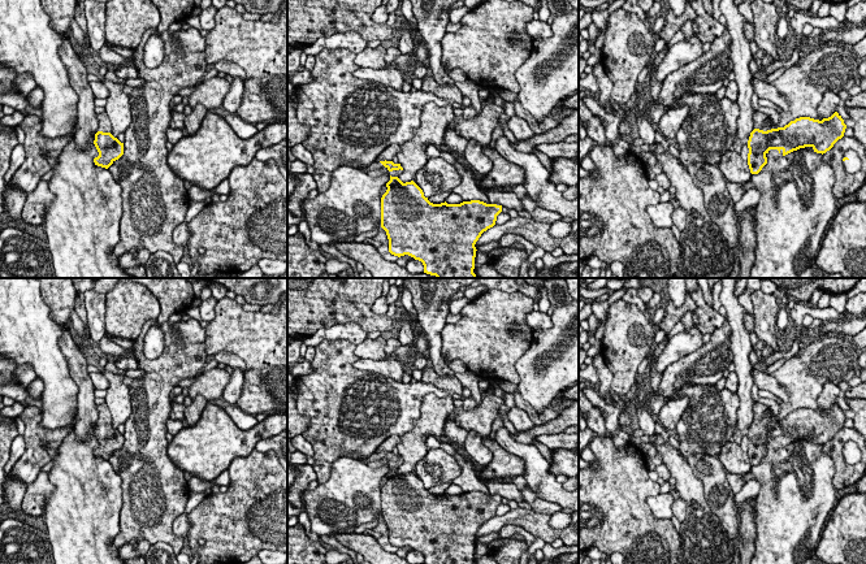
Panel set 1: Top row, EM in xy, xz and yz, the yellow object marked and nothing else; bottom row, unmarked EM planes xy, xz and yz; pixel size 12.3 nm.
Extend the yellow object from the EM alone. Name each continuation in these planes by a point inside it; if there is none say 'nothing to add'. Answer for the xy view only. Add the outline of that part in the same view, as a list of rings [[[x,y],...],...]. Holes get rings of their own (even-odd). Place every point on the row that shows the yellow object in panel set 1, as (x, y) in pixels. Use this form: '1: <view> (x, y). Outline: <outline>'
1: xy (104, 124). Outline: [[[96,113],[96,118],[99,121],[99,131],[111,133],[111,121],[107,113]]]

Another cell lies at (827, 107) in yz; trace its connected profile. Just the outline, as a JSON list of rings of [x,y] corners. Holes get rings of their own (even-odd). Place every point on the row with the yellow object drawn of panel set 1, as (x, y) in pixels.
[[[826,91],[820,104],[817,107],[817,112],[823,117],[828,118],[836,112],[836,107],[840,103],[840,96],[832,91]]]

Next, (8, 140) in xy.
[[[0,133],[0,216],[4,213],[5,173],[10,165],[10,153],[18,144],[17,133]]]

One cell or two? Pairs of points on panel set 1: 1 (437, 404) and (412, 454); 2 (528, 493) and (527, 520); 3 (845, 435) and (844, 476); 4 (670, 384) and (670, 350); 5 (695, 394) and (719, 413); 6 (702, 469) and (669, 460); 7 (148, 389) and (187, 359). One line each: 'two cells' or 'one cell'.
1: one cell
2: two cells
3: one cell
4: two cells
5: one cell
6: two cells
7: one cell

